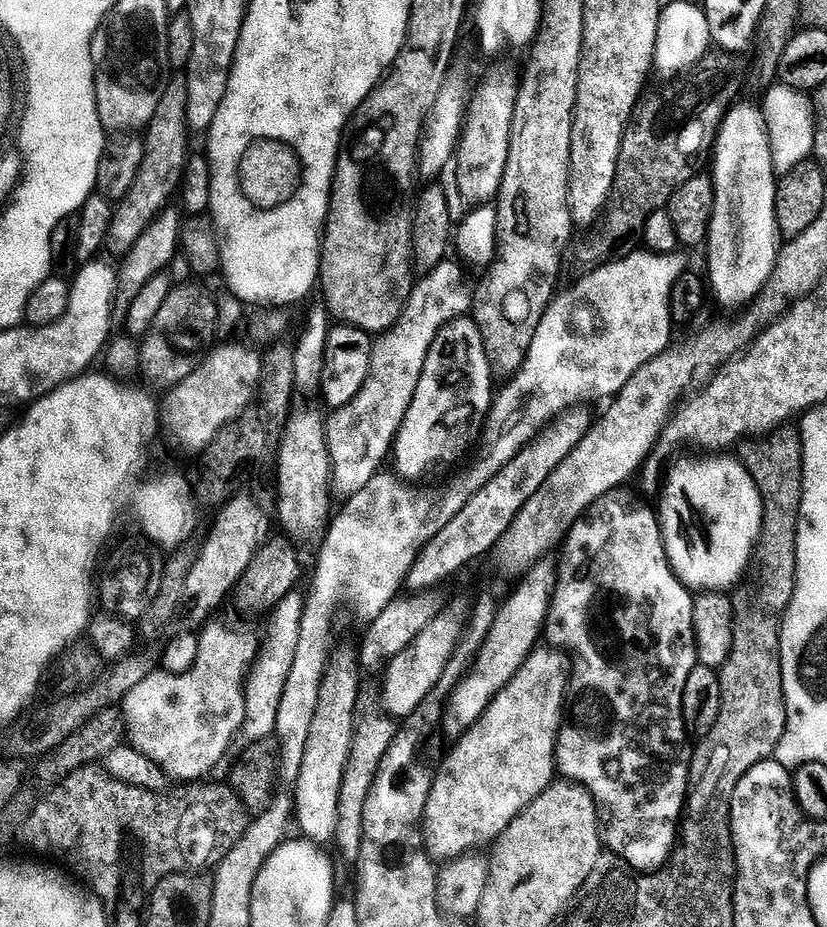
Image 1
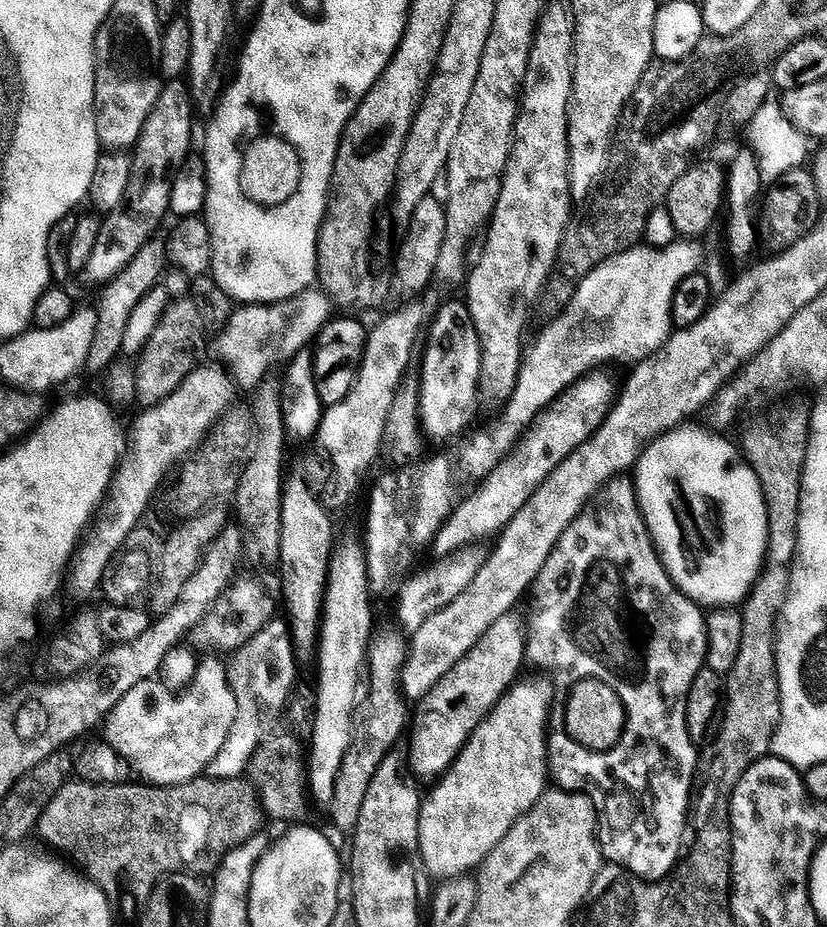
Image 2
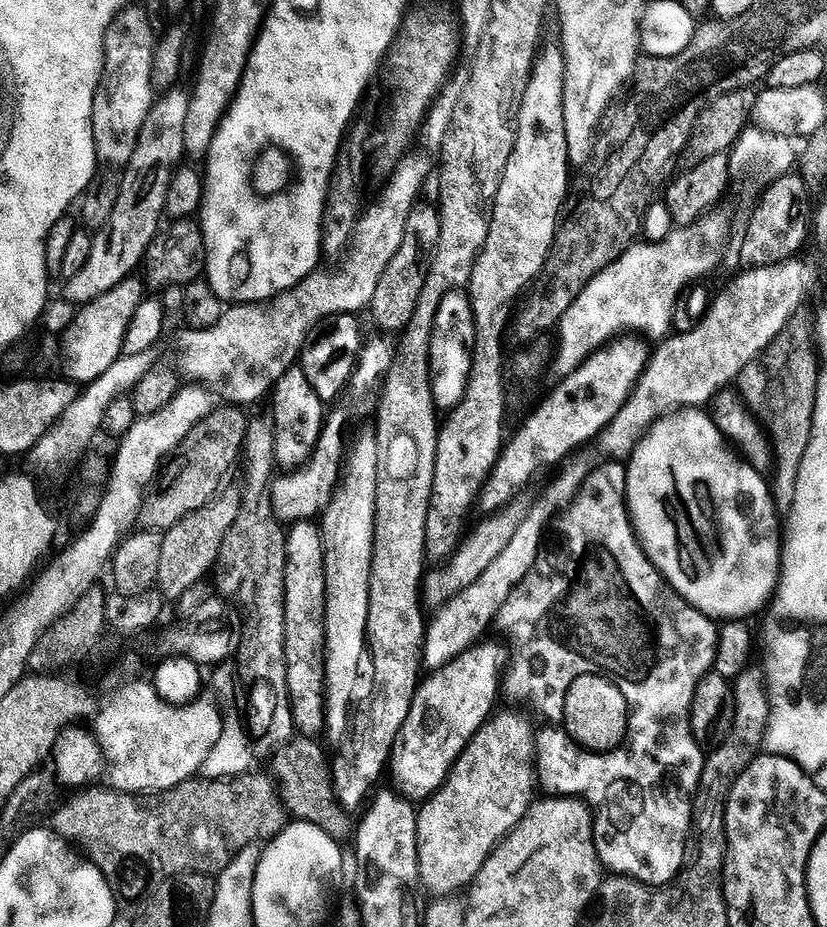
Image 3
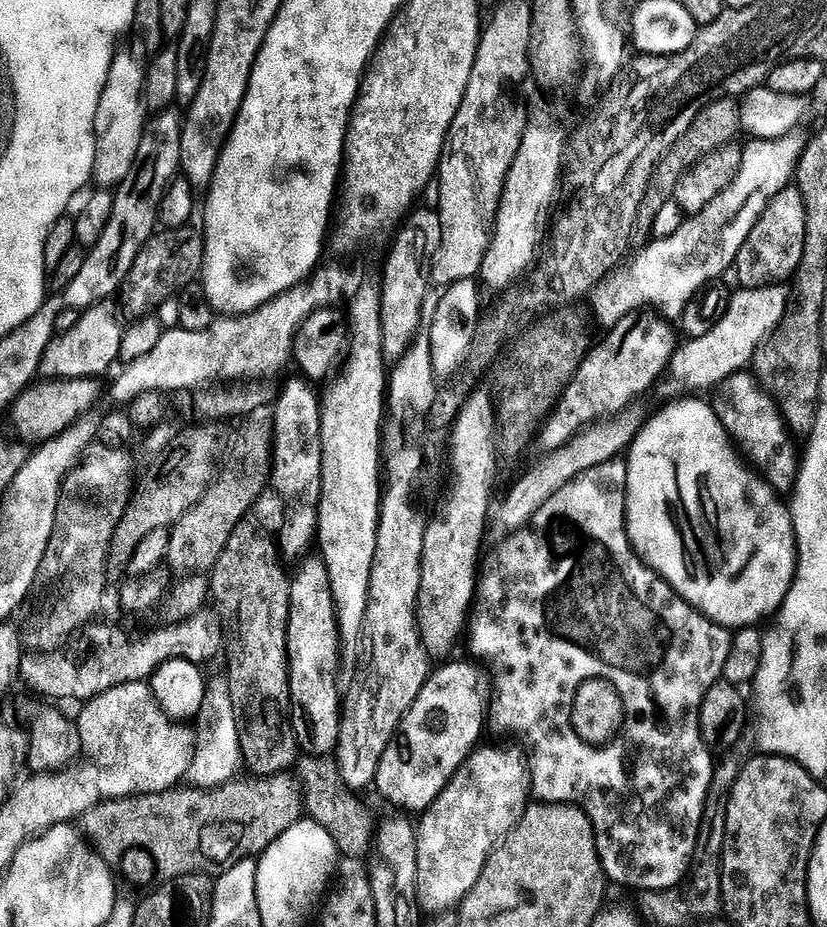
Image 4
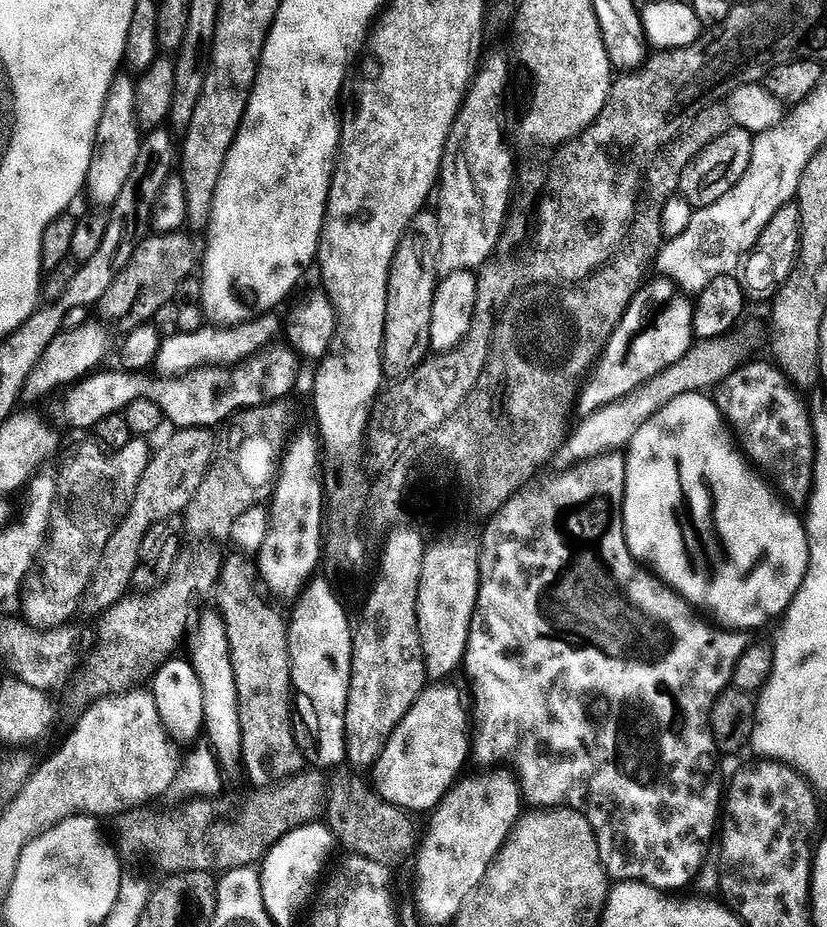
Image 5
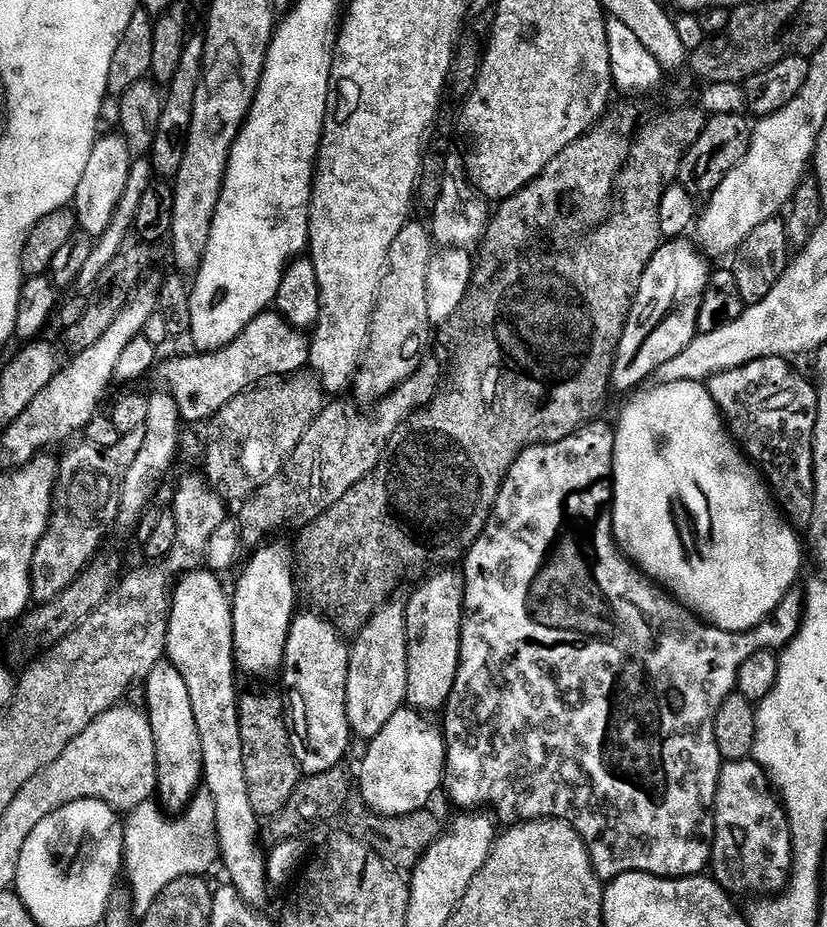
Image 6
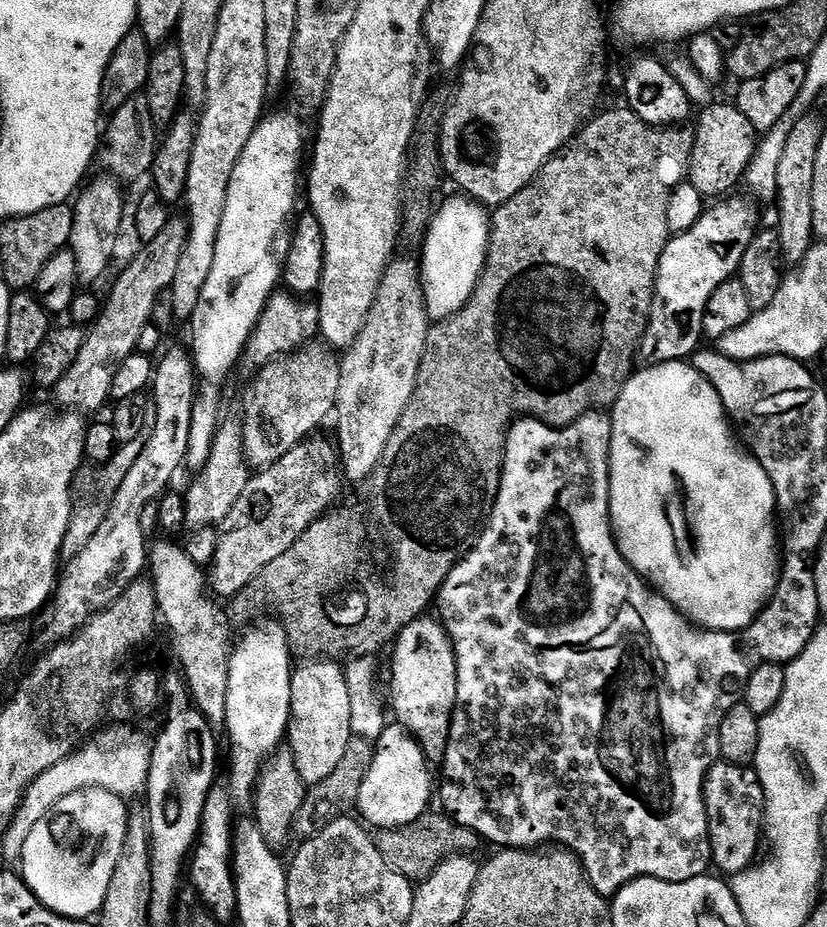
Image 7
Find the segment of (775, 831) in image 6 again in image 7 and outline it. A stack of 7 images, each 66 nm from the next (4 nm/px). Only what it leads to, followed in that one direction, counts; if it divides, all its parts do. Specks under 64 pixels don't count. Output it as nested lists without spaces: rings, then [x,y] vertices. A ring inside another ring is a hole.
[[[727,762],[713,764],[704,780],[704,805],[708,811],[708,837],[712,843],[712,864],[724,872],[744,872],[756,860],[760,848],[760,827],[764,824],[764,787],[751,767]]]

